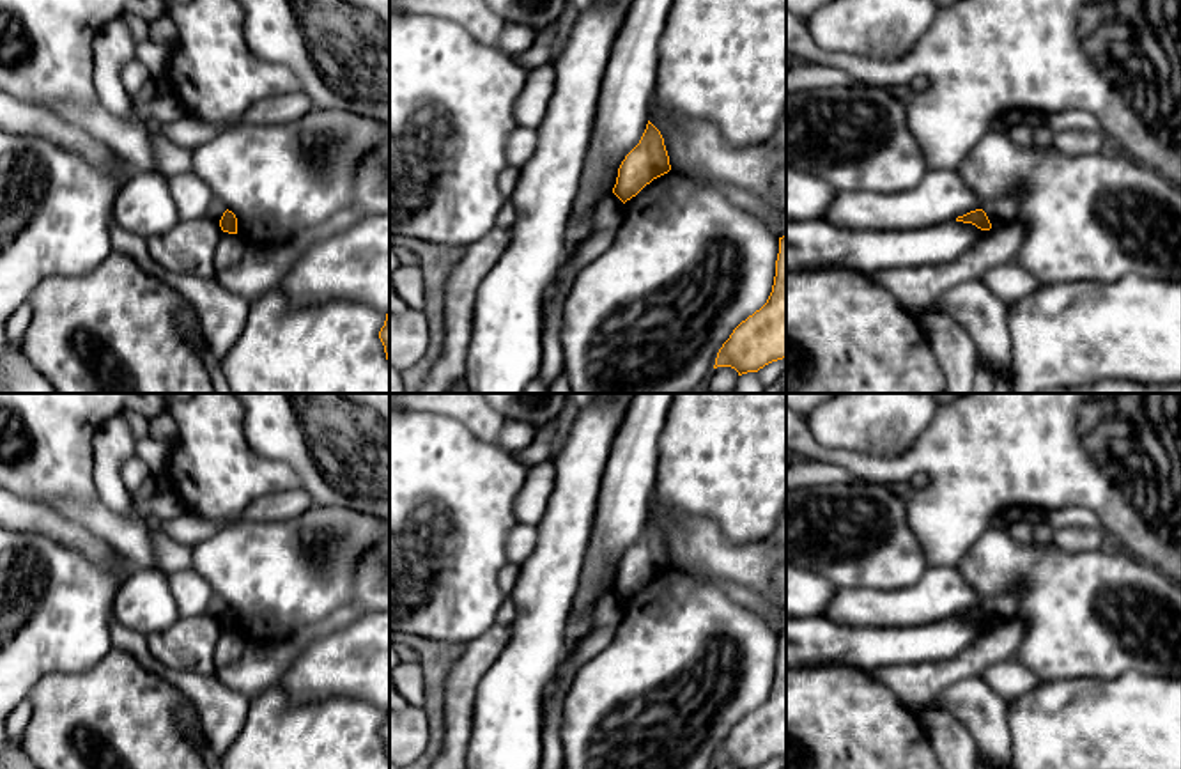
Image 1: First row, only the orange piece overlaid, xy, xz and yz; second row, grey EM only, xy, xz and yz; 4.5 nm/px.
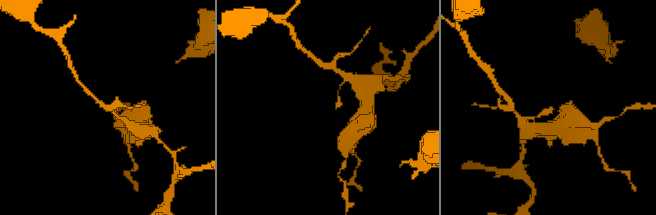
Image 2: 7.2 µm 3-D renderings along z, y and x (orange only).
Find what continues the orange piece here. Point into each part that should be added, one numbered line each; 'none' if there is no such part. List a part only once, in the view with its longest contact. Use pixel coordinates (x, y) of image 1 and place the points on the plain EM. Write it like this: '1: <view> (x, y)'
none

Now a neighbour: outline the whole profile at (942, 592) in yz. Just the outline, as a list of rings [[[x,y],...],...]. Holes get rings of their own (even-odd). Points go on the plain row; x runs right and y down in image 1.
[[[931,567],[917,585],[898,592],[836,586],[822,617],[852,627],[912,627],[956,617],[981,602],[958,567]]]

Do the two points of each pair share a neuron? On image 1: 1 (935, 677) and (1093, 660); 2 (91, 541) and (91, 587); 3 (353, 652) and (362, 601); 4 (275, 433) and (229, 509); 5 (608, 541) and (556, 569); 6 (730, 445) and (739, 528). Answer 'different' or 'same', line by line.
1: different
2: different
3: different
4: different
5: different
6: same

